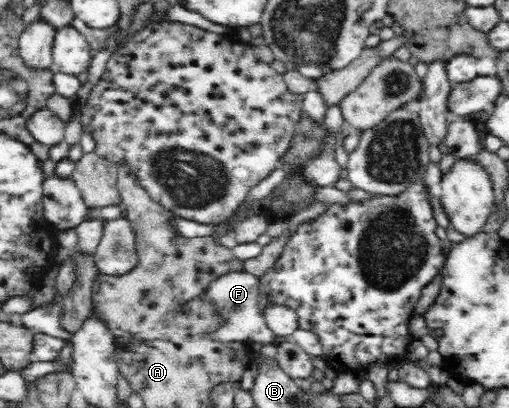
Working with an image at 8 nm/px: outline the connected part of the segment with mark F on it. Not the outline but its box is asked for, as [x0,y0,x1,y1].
[209,271,276,344]

